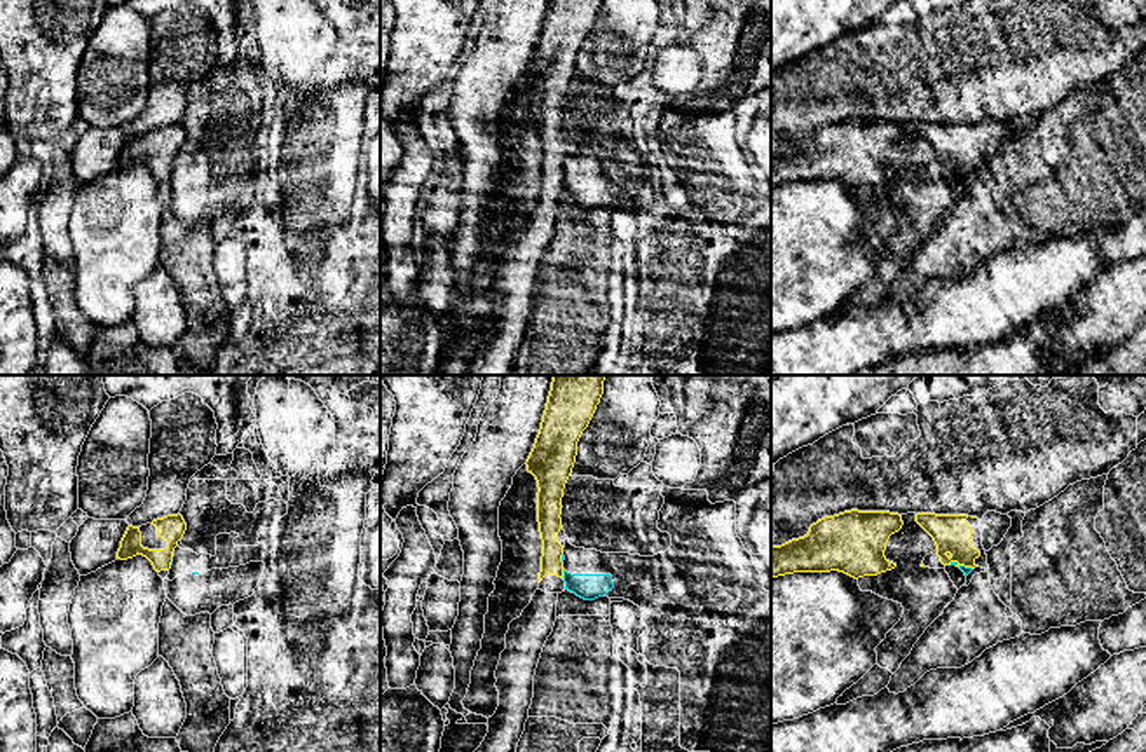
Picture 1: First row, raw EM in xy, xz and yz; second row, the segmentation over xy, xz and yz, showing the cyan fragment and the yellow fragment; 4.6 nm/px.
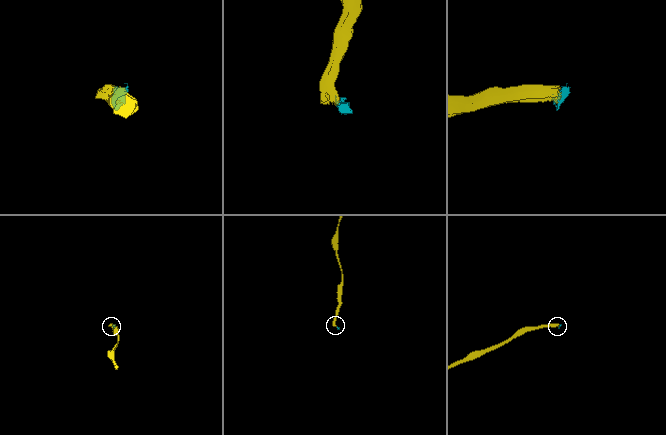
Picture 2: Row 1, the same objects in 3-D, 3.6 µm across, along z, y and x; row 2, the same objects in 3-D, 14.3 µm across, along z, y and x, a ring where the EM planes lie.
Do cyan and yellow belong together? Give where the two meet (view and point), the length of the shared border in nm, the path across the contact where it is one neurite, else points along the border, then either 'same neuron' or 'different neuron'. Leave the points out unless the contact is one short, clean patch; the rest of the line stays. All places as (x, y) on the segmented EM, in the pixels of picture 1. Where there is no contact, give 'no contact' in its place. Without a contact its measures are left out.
xz (564, 574) | 40 nm | along xz (562, 571), (564, 578) | different neuron

